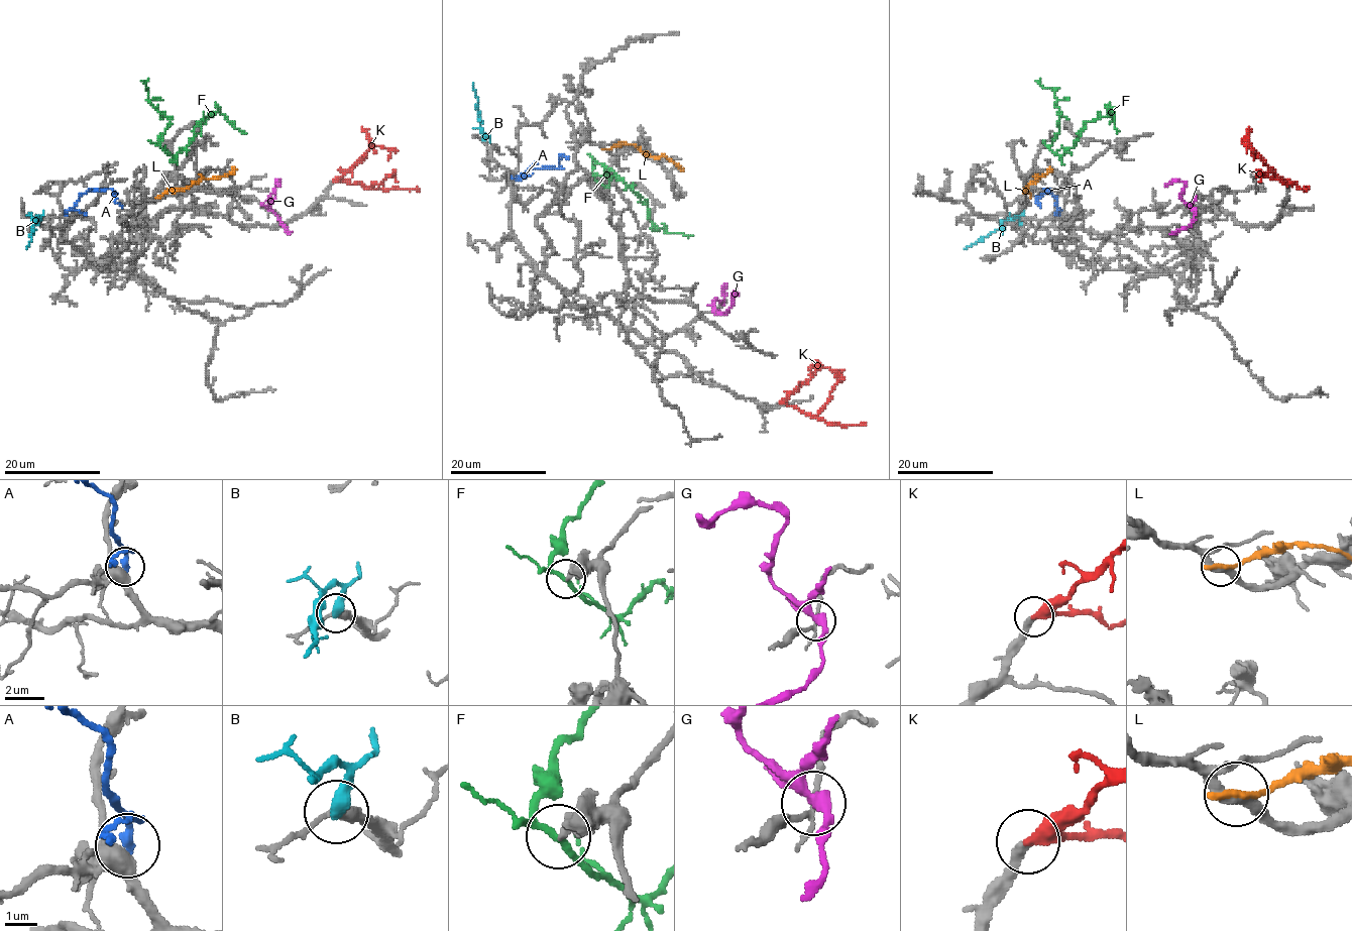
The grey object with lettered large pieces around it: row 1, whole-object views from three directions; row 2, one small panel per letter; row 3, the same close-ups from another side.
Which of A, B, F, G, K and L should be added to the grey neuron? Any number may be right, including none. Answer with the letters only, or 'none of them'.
A, B, K

